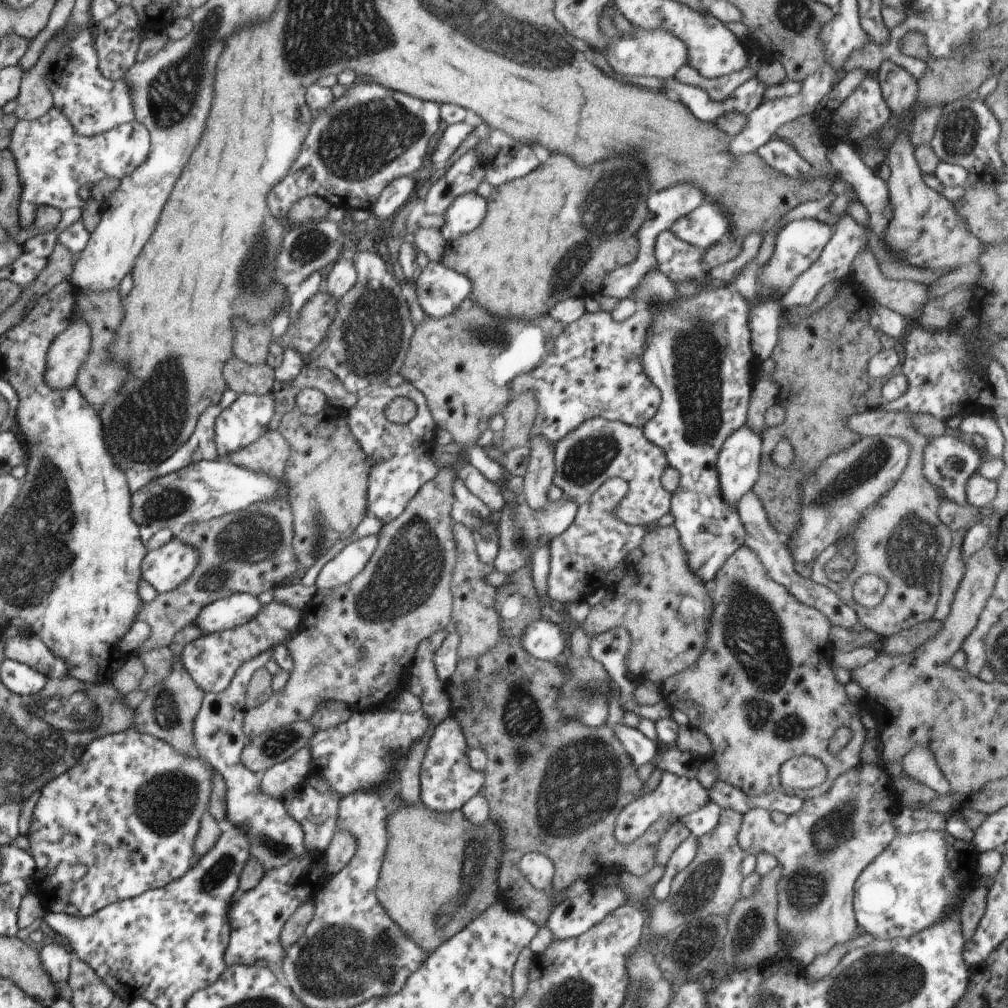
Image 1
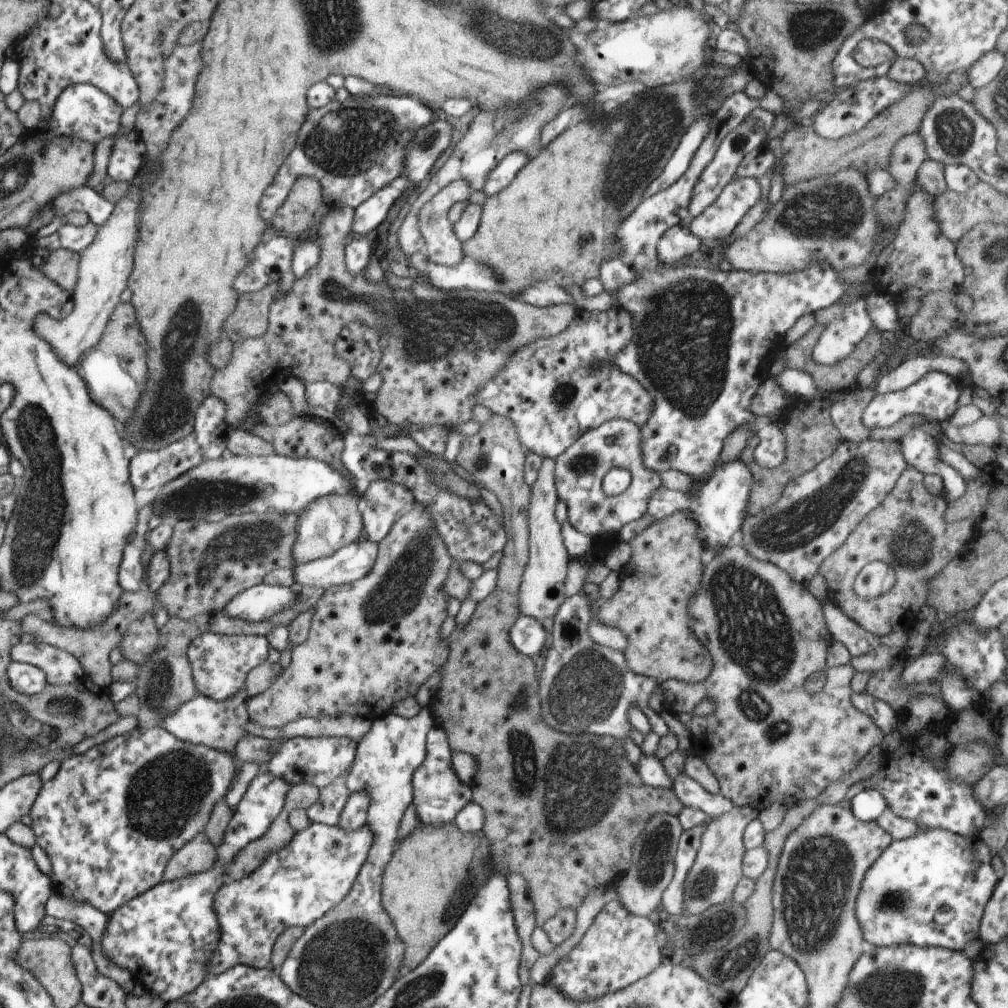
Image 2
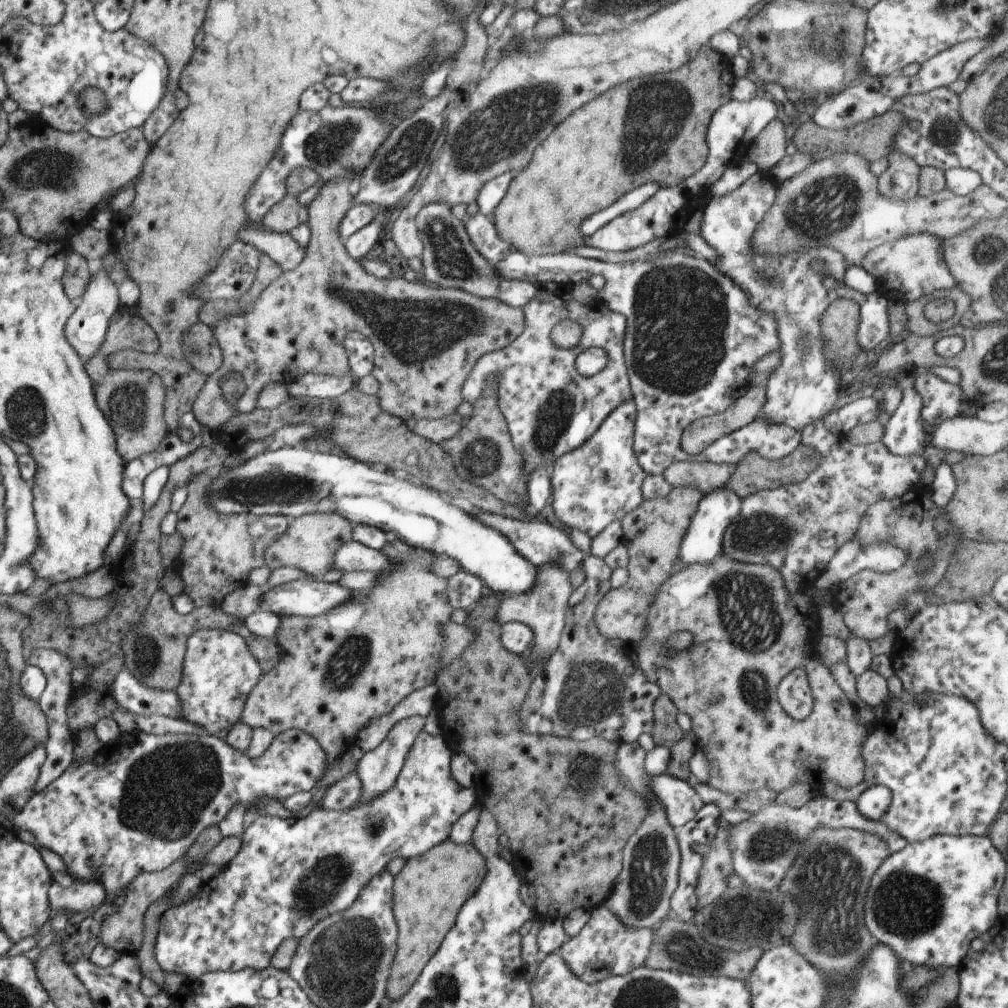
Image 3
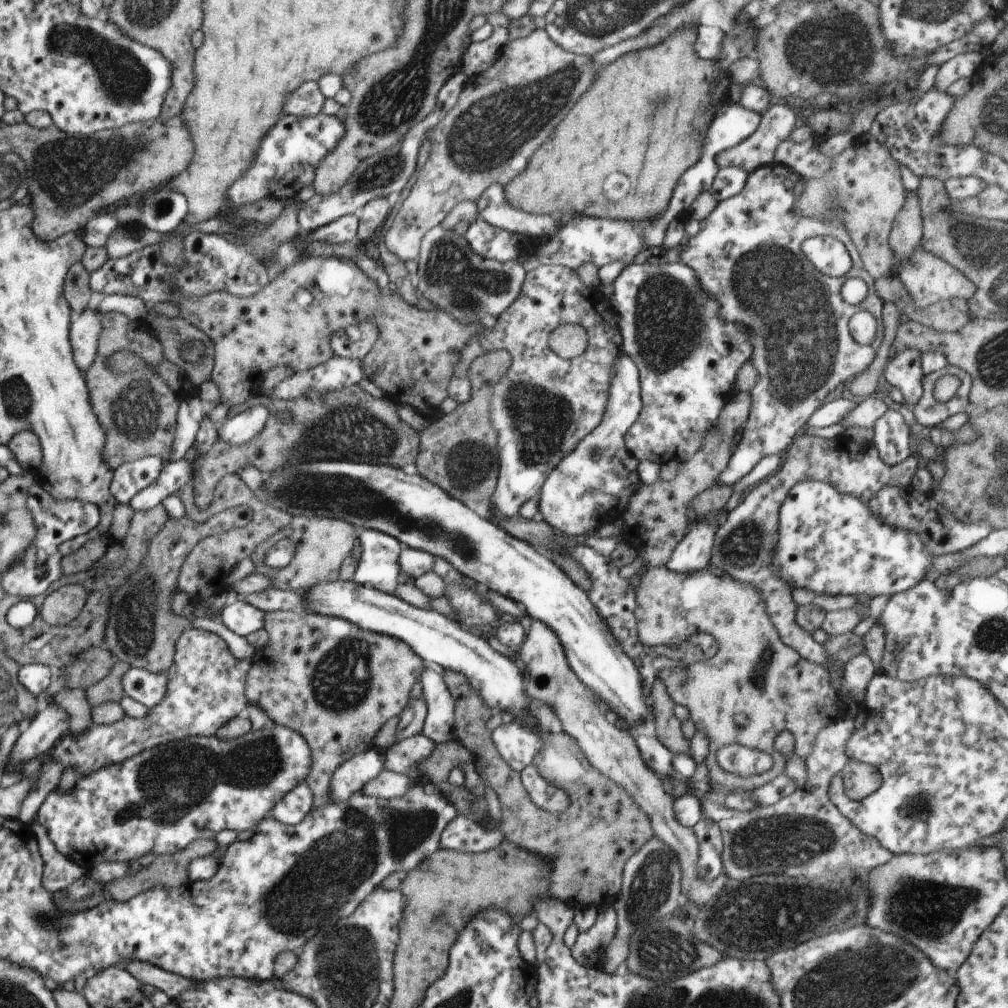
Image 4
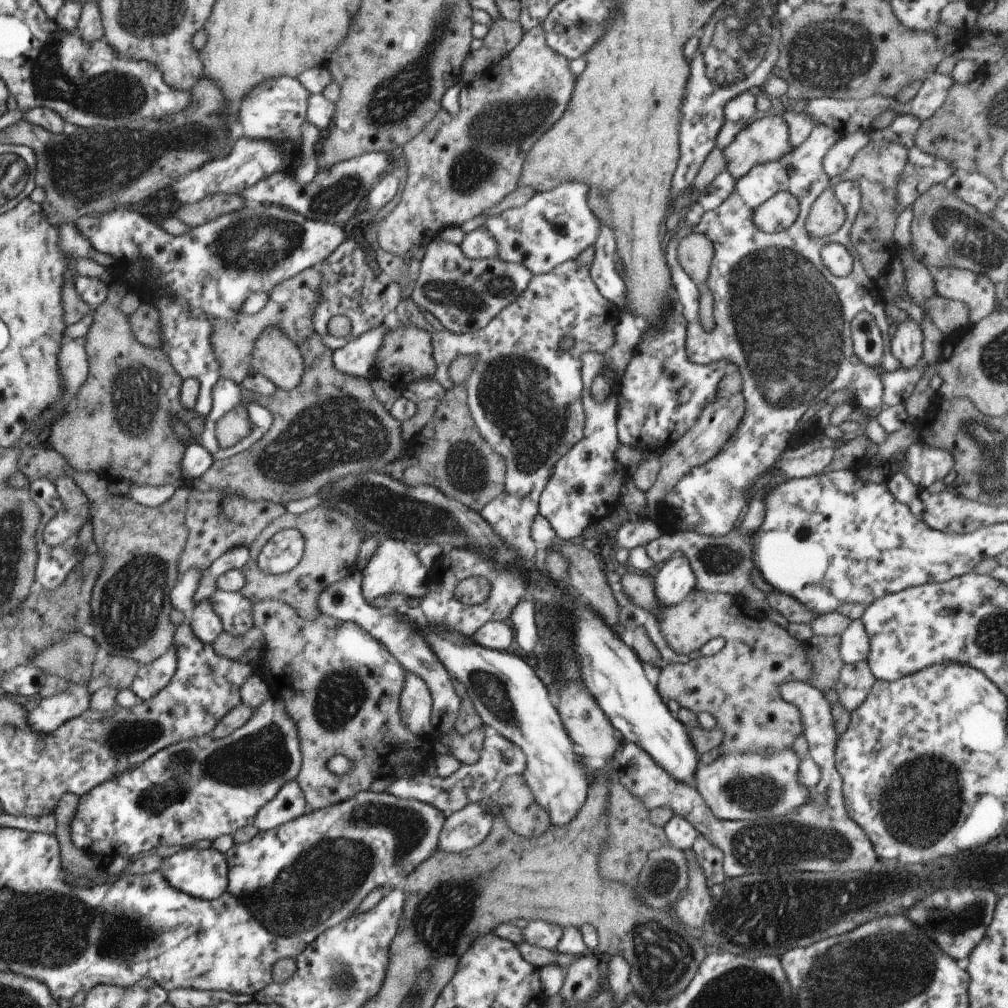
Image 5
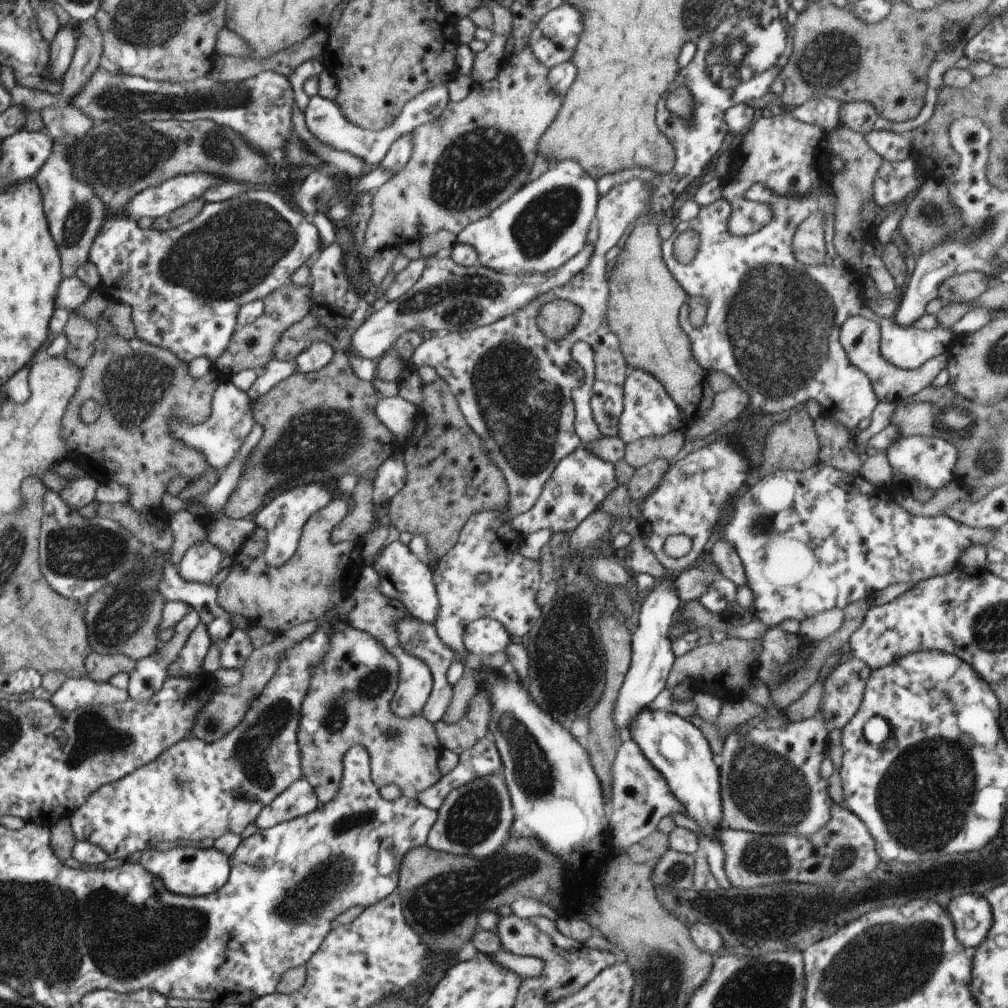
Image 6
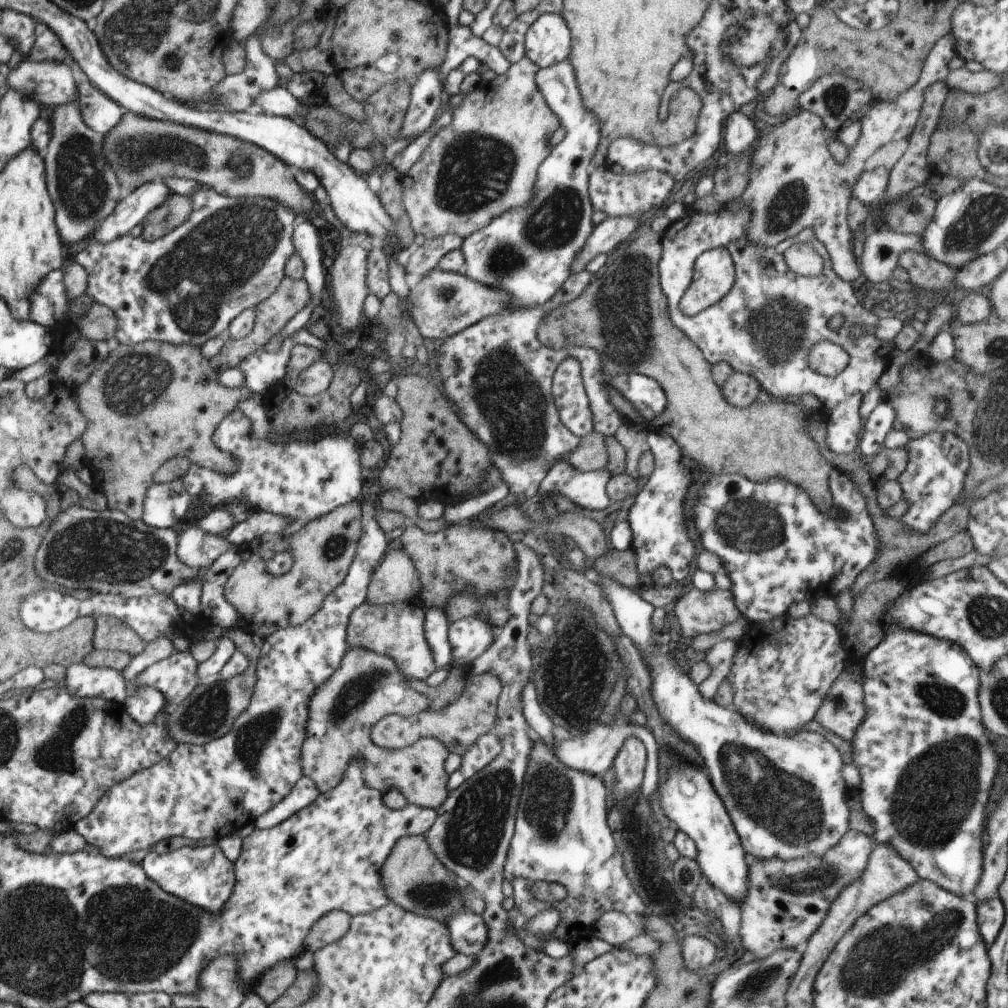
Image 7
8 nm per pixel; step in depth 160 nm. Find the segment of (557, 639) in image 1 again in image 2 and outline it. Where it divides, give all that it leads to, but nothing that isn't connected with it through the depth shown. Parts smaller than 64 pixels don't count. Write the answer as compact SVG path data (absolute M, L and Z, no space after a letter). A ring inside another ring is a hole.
M519 616L509 629L508 637L518 653L530 657L546 649L549 634L541 626L540 620Z

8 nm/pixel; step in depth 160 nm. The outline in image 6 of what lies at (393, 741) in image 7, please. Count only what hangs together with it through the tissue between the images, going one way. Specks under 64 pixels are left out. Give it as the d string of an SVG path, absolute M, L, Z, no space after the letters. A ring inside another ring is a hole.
M477 686L465 714L455 724L434 723L432 725L442 749L461 755L481 738L490 737L489 714L491 714L489 696Z

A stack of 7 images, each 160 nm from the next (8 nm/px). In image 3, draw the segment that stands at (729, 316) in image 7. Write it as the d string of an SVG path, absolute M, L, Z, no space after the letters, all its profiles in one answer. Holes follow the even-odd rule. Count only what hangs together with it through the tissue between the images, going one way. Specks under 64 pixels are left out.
M757 171L735 190L723 196L709 196L709 201L701 210L700 235L717 252L717 259L709 261L714 268L742 288L750 305L755 305L766 313L773 311L782 360L768 376L761 417L764 418L763 422L773 421L799 433L808 424L829 414L837 400L837 381L841 378L841 370L836 358L833 365L824 358L823 336L820 334L819 324L828 304L835 299L851 299L858 304L858 323L854 335L860 349L869 351L889 337L889 300L878 292L866 295L858 293L843 286L842 282L838 282L836 289L826 289L823 274L815 272L811 264L821 260L825 264L825 272L833 272L833 268L847 268L843 255L828 247L810 247L785 257L752 256L748 250L749 241L756 224L775 200L775 188L775 182L768 172Z

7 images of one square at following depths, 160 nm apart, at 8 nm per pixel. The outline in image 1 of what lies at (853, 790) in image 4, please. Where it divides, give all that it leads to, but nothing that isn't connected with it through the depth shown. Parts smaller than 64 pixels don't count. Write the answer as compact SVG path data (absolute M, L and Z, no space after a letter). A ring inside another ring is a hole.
M742 545L737 548L723 562L720 570L717 570L715 576L713 576L712 584L710 587L710 599L713 604L713 611L709 618L709 626L707 626L707 635L705 638L704 651L697 658L694 665L689 666L688 669L681 670L673 677L668 677L665 681L661 682L661 699L666 702L671 710L680 710L683 714L687 715L689 719L689 727L698 729L703 734L709 734L711 738L711 726L729 726L729 756L727 752L723 754L723 748L721 742L711 742L711 744L717 744L717 746L711 746L711 759L715 760L718 772L718 780L722 781L733 788L741 790L743 794L747 796L759 796L759 794L771 793L780 788L780 767L785 760L794 758L795 756L806 755L812 758L817 758L826 769L826 776L823 783L815 788L807 790L806 793L798 793L800 797L808 799L812 796L825 794L829 788L831 788L835 778L845 774L847 770L855 768L859 764L859 758L863 742L865 741L866 729L861 722L861 709L859 705L855 705L847 698L844 690L844 684L841 681L835 679L834 672L831 671L830 660L833 654L834 647L829 640L829 632L831 625L829 620L815 608L807 607L805 604L798 602L781 584L774 582L763 569L761 562L757 559L757 556L746 546ZM841 728L848 730L848 740L845 746L841 748L835 754L831 754L829 750L829 740L833 734Z

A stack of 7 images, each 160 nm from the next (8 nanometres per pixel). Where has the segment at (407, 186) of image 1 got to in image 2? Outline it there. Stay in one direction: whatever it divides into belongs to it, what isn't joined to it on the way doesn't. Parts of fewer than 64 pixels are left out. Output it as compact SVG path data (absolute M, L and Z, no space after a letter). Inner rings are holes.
M387 185L356 206L350 226L351 232L365 234L377 228L385 220L387 211L400 195L401 191Z

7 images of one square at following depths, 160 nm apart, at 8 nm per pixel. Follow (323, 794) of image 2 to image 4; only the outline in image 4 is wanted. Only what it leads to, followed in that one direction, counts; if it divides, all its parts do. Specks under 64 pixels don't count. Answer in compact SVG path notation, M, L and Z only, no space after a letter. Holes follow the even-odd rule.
M383 769L373 780L363 784L360 794L389 799L402 796L414 785L415 780L405 774L395 774Z

